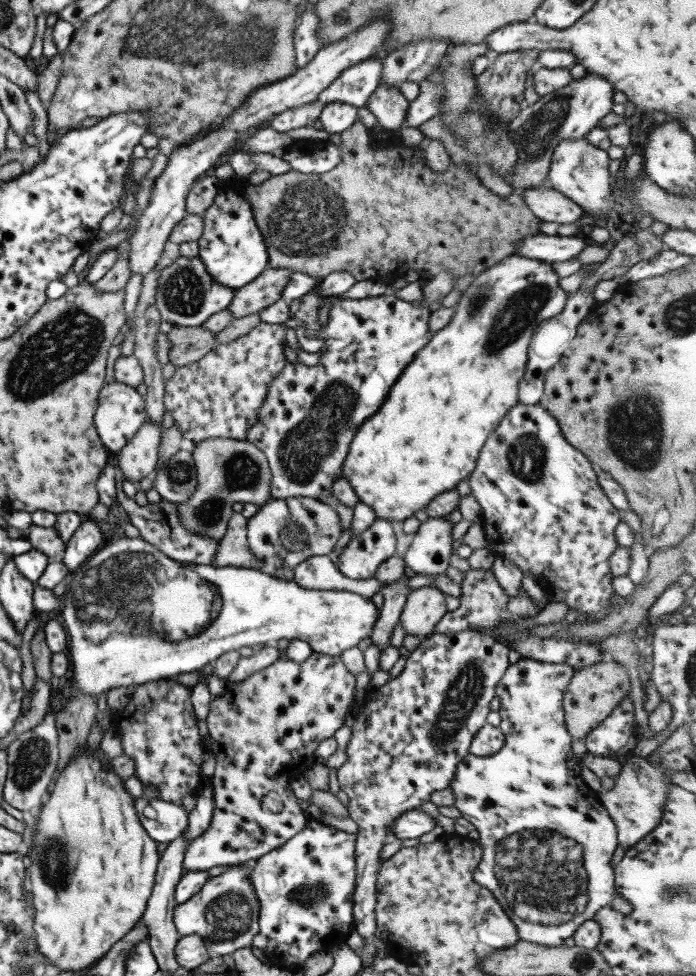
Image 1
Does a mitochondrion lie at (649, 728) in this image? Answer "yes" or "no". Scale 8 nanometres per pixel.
no

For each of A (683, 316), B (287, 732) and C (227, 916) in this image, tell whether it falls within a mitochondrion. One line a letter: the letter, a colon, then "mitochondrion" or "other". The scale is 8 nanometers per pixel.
A: mitochondrion
B: other
C: mitochondrion

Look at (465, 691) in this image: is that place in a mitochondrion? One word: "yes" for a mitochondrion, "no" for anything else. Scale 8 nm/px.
yes

